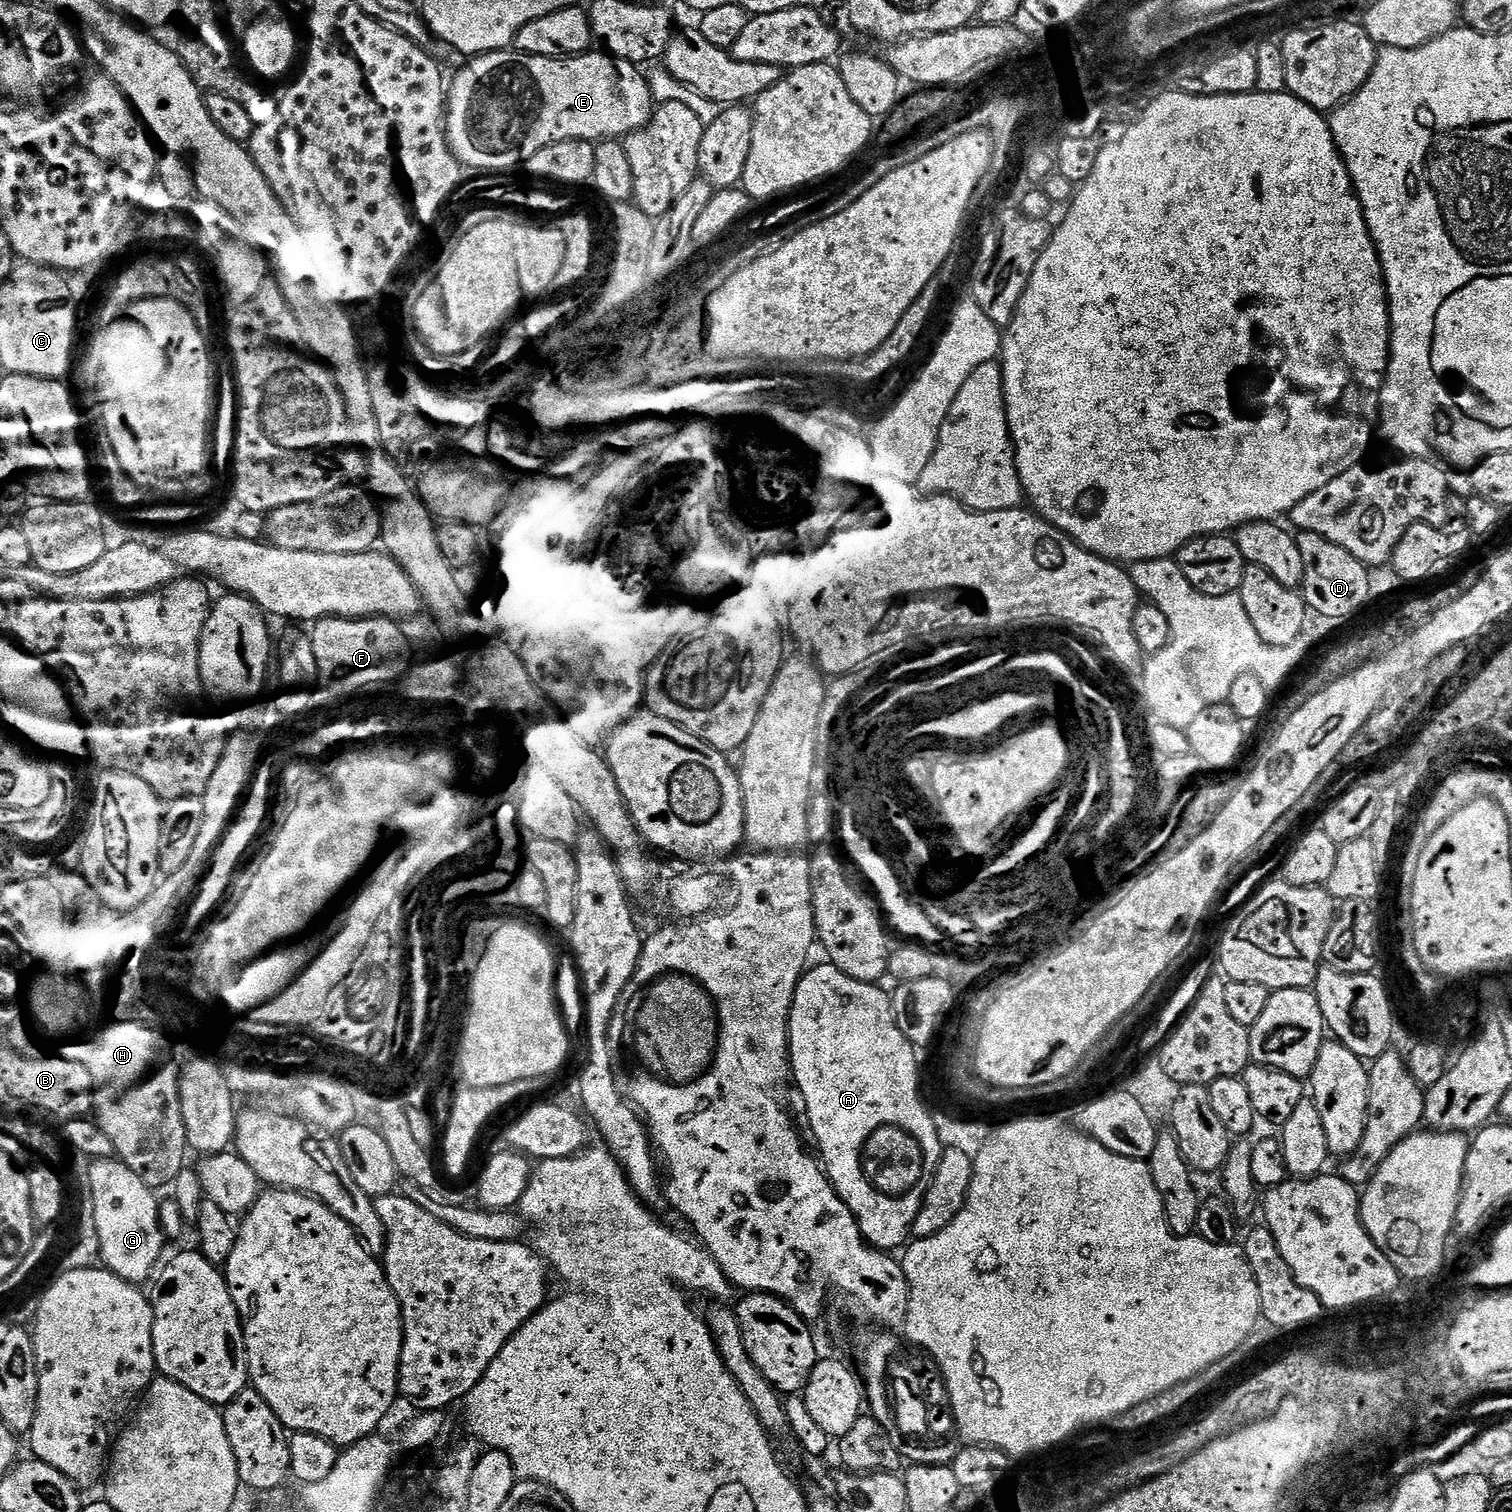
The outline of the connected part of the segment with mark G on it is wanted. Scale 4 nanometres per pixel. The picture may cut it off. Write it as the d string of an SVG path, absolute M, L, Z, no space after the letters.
M97 1160L91 1165L88 1172L88 1188L92 1191L90 1203L94 1206L94 1222L98 1230L98 1240L100 1242L100 1258L103 1267L113 1275L125 1280L127 1284L144 1286L144 1283L152 1276L152 1271L156 1268L156 1263L160 1260L160 1255L164 1252L164 1227L160 1225L160 1205L161 1201L156 1200L157 1193L130 1170L116 1160Z

